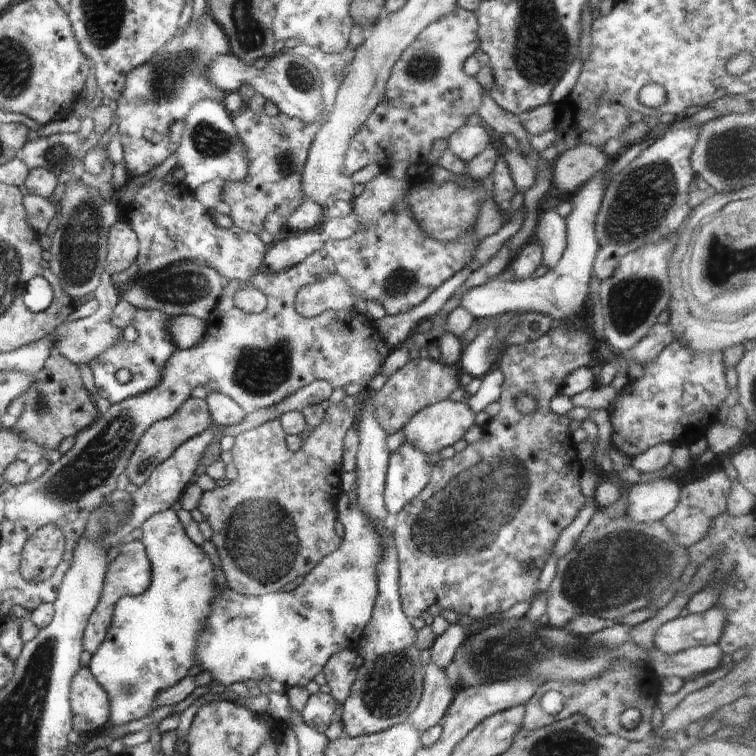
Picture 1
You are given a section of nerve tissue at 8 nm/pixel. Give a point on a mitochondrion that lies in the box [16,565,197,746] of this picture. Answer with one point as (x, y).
(127, 689)

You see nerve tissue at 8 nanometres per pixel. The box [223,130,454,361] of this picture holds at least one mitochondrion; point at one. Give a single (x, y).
(401, 280)

